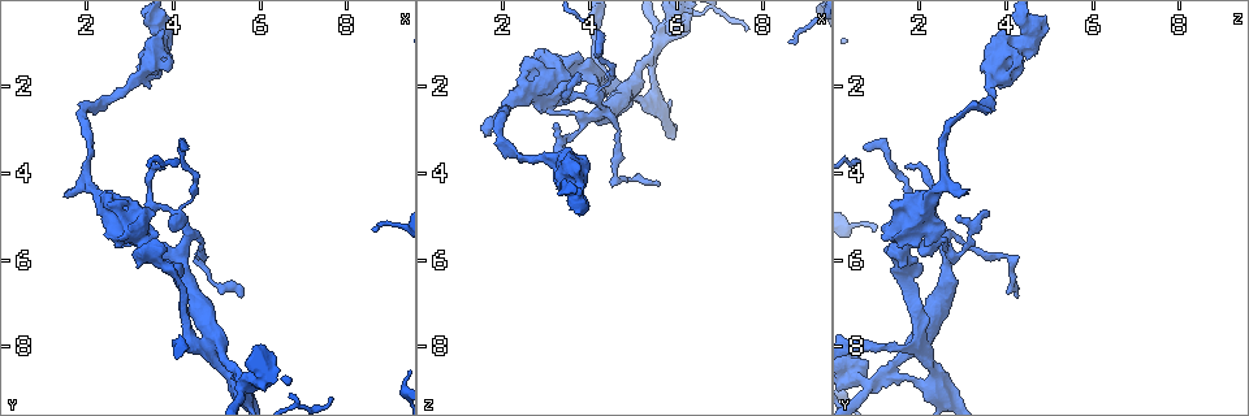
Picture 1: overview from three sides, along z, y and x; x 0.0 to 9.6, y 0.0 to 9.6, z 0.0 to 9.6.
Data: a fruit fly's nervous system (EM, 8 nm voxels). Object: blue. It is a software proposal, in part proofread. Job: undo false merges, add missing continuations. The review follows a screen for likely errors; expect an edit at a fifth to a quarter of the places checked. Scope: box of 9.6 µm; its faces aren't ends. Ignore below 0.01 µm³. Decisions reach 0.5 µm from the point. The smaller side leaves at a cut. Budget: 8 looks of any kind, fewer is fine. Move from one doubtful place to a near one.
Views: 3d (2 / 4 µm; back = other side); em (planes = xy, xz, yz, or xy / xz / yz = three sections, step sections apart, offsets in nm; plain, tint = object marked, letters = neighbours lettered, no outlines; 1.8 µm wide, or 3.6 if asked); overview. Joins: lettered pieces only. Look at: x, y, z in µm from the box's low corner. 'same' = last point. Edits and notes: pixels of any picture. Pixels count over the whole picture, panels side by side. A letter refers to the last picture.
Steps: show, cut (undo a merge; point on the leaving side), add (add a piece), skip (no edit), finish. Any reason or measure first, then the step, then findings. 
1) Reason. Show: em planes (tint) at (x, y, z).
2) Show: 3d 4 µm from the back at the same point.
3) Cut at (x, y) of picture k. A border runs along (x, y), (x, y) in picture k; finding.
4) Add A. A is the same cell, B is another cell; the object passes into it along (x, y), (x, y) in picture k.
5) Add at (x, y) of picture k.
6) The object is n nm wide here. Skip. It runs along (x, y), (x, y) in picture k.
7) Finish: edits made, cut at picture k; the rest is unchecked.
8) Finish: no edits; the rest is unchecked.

Thin neck. Show: 3d 2 µm at (4.75, 7.80, 2.15).

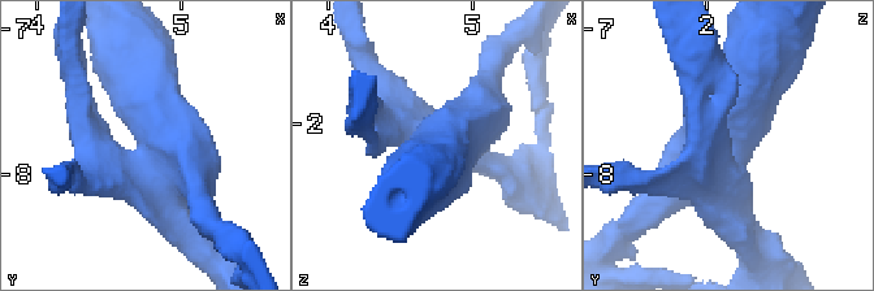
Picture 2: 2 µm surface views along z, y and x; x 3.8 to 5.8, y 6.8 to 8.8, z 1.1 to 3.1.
Show: em 3.6 µm xz step 8 (tint) at (4.76, 7.84, 2.10).

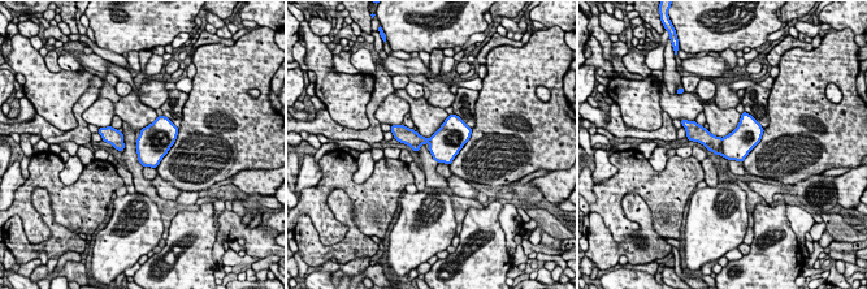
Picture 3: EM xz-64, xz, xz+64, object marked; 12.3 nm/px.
See the neighbours. Show: em 3.6 µm xz step 8 (letters) at the same point.

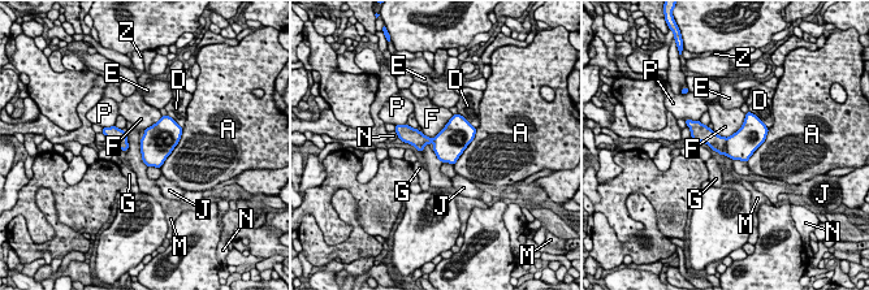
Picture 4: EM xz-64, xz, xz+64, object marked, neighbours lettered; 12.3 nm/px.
Cut at (740, 146) of picture 4. A, D, E, F, G, J, M, N, P and Z are other cells; a border runs along (727, 138), (726, 155) in picture 4; a second neuron is stuck on.

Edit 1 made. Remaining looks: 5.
Show: 3d 4 µm at (3.30, 5.70, 1.65).

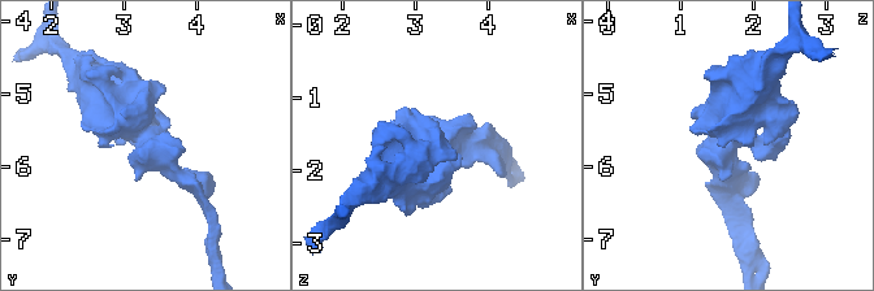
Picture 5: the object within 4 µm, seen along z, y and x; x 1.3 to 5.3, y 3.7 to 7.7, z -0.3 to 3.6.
3 arms meet here; the arms are 220, 280, 550 nm wide; now the EM. Show: em xy step 8 (letters) at (3.30, 5.70, 1.60).

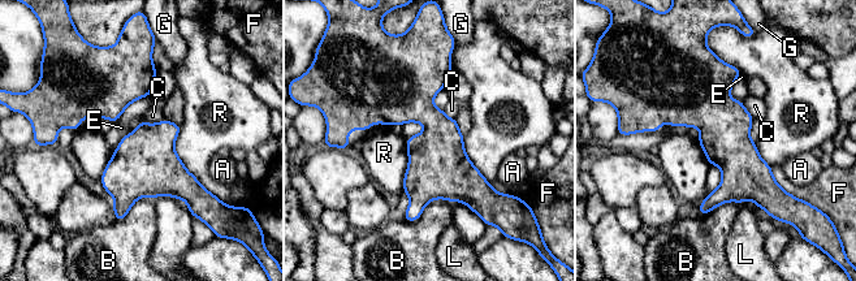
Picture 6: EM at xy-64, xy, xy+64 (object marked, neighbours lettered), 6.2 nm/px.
The longest contact is with R, 480 nm. Skip. A, B, C, E, F, G, L and R are other cells; one neuron here.

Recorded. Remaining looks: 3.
Free end. Show: 3d 2 µm at (1.65, 4.35, 3.05).

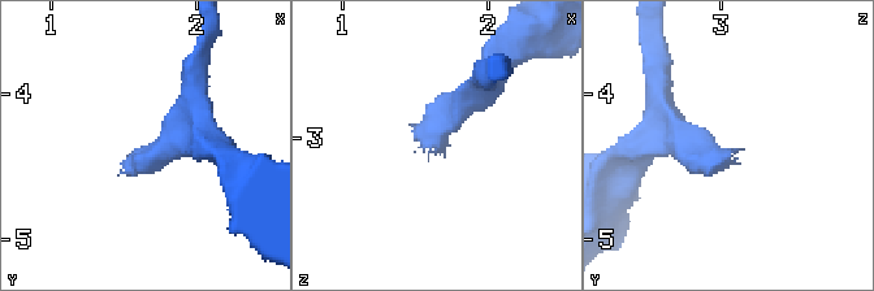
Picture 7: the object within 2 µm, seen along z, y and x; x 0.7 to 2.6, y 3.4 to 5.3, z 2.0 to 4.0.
Need the tissue. Show: em planes (letters) at (1.60, 4.40, 3.10).

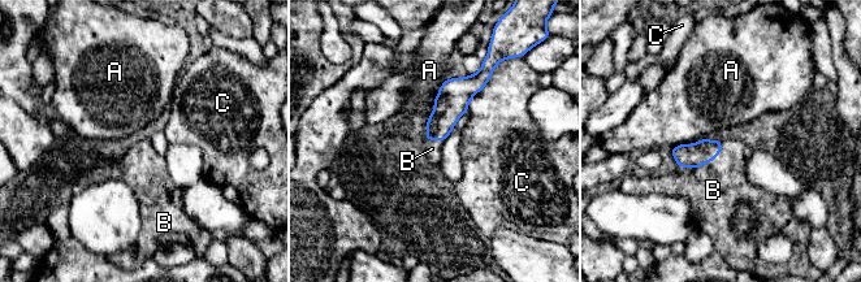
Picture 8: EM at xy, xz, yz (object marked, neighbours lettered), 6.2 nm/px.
Add at (713, 190) of picture 8. B is the same cell, A and C are other cells; it goes on there.

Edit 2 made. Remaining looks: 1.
Finish: edits made, cut at picture 4, add at picture 8; the rest is unchecked.

